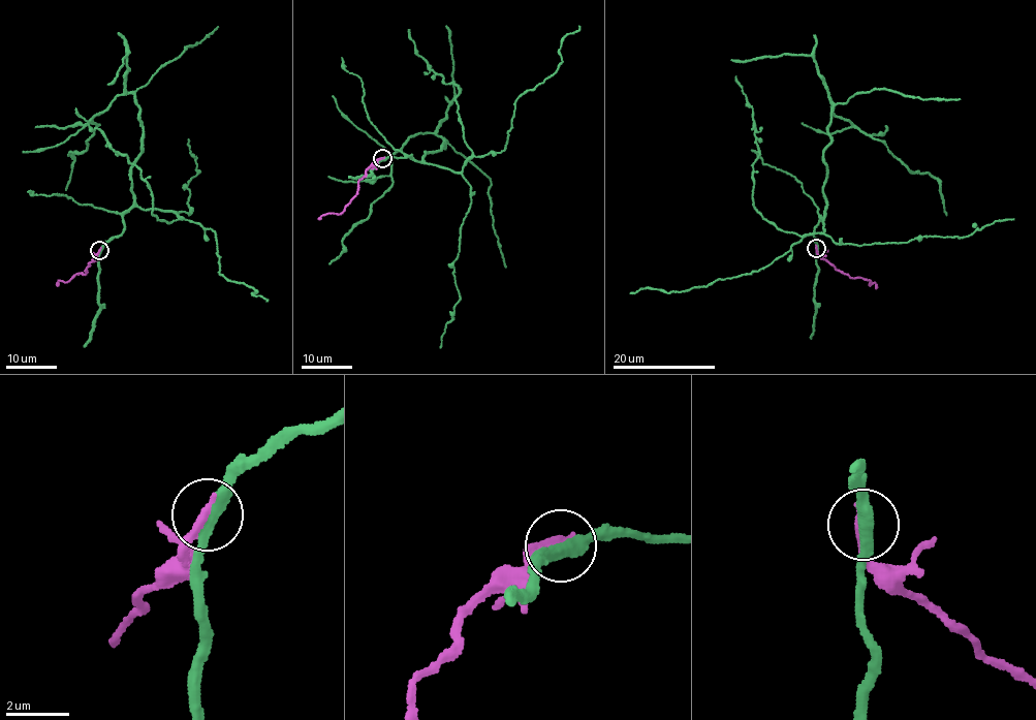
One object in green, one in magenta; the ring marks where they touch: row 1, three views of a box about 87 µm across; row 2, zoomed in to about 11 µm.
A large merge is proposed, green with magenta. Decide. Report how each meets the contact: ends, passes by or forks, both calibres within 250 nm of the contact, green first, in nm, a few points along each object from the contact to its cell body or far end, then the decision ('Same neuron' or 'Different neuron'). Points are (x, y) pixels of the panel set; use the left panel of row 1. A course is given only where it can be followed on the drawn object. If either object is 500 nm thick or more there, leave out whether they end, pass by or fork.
At the ring green passes by. At the ring magenta ends. Thickness 360 nm (green) against 280 nm. Course of green: (99, 251), (134, 202), (143, 126), (131, 93), (91, 119), (88, 148), (68, 153), (66, 190). Course of magenta: (99, 251), (88, 271), (66, 282), (59, 281), (57, 286). Different neuron

